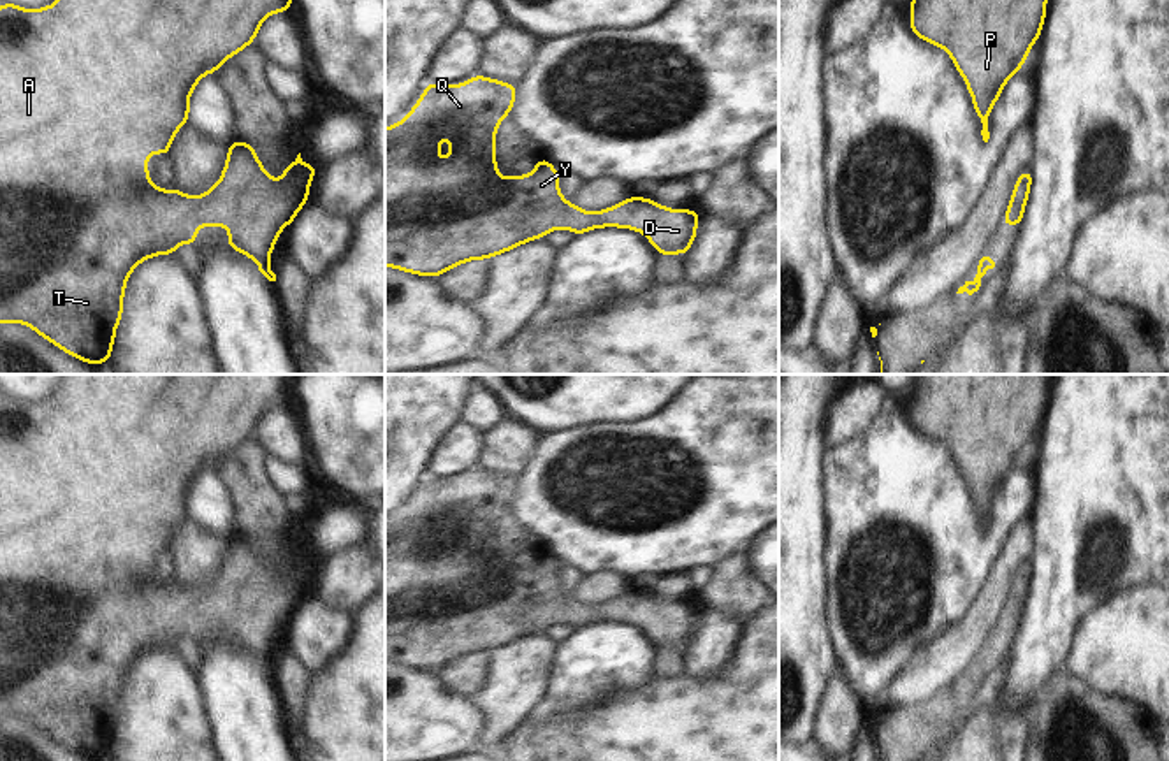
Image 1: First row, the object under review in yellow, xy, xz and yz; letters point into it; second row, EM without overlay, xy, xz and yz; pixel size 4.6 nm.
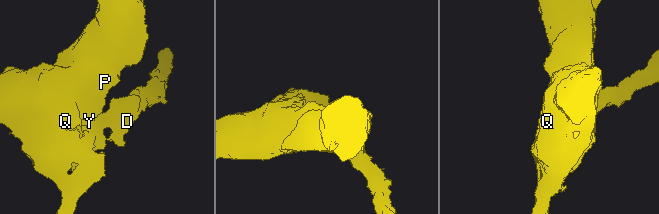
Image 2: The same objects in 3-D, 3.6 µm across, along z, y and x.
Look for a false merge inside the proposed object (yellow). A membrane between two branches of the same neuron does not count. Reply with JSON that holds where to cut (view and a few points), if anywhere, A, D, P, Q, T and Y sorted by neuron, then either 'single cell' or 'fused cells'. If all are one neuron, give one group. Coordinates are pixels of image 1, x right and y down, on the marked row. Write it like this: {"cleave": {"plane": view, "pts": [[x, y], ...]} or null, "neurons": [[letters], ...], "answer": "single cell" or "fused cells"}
{"cleave": null, "neurons": [["A", "D", "P", "Q", "T", "Y"]], "answer": "single cell"}

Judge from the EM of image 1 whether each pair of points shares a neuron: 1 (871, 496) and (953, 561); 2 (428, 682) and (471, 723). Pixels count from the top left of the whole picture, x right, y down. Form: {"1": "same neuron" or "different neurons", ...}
{"1": "same neuron", "2": "same neuron"}

